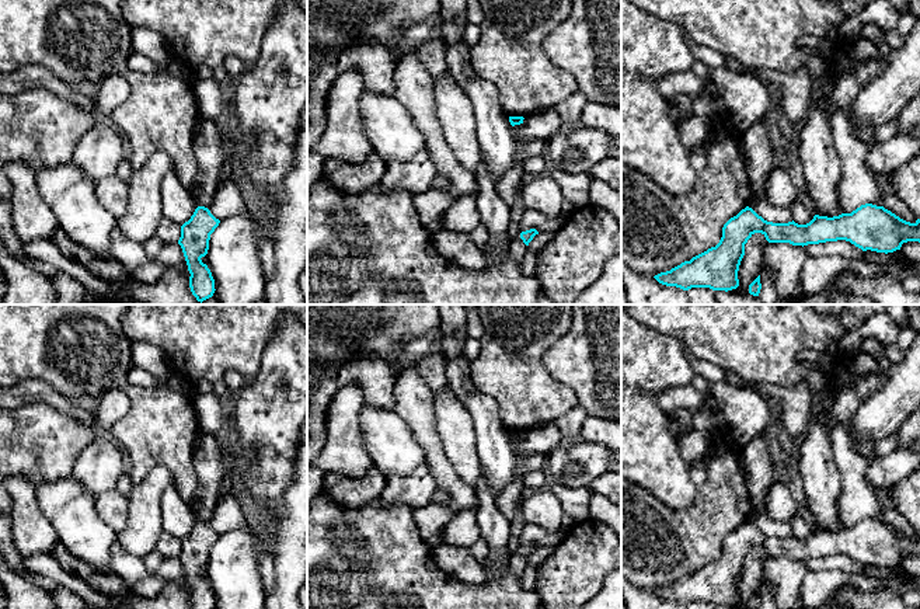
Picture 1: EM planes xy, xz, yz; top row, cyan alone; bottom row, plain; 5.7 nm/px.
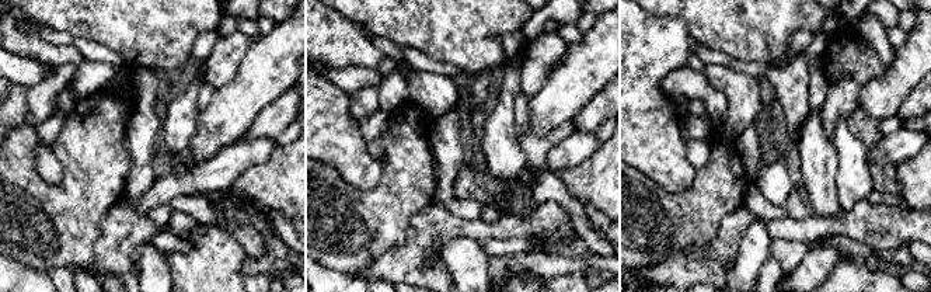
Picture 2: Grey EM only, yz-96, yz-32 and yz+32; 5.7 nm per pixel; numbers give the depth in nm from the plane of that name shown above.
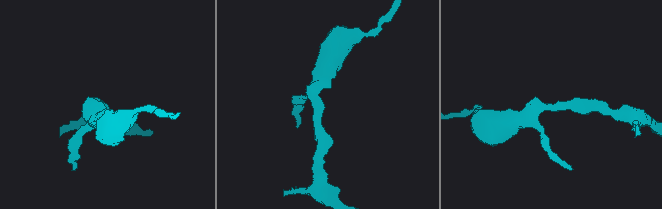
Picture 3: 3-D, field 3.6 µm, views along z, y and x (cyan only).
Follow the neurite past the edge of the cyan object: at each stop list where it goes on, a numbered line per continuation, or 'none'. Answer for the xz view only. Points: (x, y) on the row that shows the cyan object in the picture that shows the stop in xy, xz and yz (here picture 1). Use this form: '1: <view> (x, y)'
none

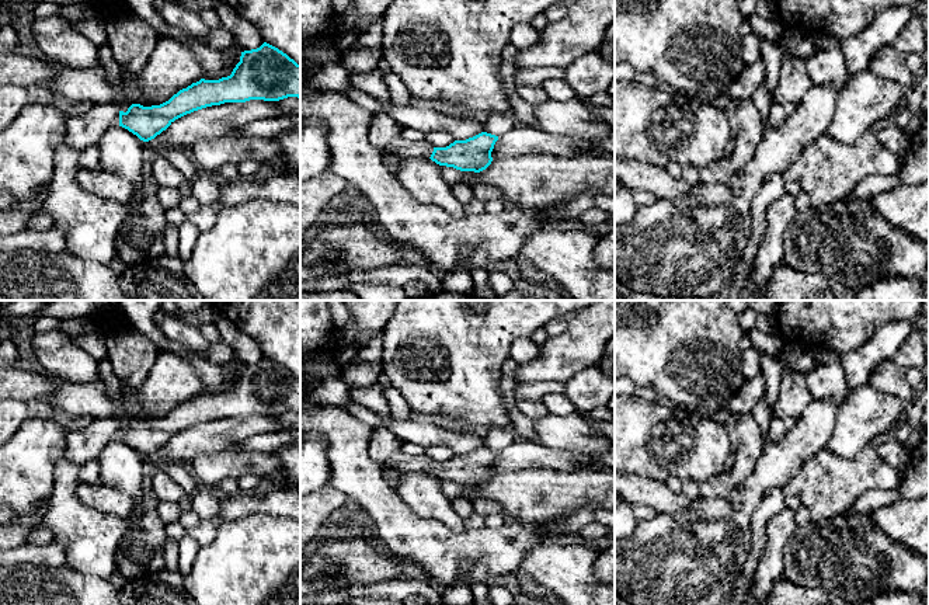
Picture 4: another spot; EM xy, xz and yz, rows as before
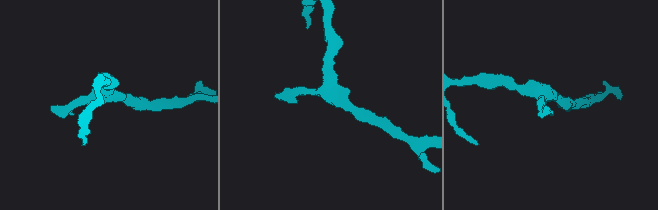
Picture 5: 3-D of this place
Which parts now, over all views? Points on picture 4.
1: xy (86, 129)

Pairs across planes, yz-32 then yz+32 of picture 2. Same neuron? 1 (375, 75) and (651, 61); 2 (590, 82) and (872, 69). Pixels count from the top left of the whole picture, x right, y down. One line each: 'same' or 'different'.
1: different
2: different

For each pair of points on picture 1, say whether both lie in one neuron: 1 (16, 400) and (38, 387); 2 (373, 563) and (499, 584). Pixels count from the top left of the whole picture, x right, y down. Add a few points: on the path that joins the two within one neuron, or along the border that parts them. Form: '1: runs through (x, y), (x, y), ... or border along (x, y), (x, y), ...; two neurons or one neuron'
1: runs through (21, 395), (32, 390); one neuron
2: runs through (404, 594), (469, 594); one neuron

